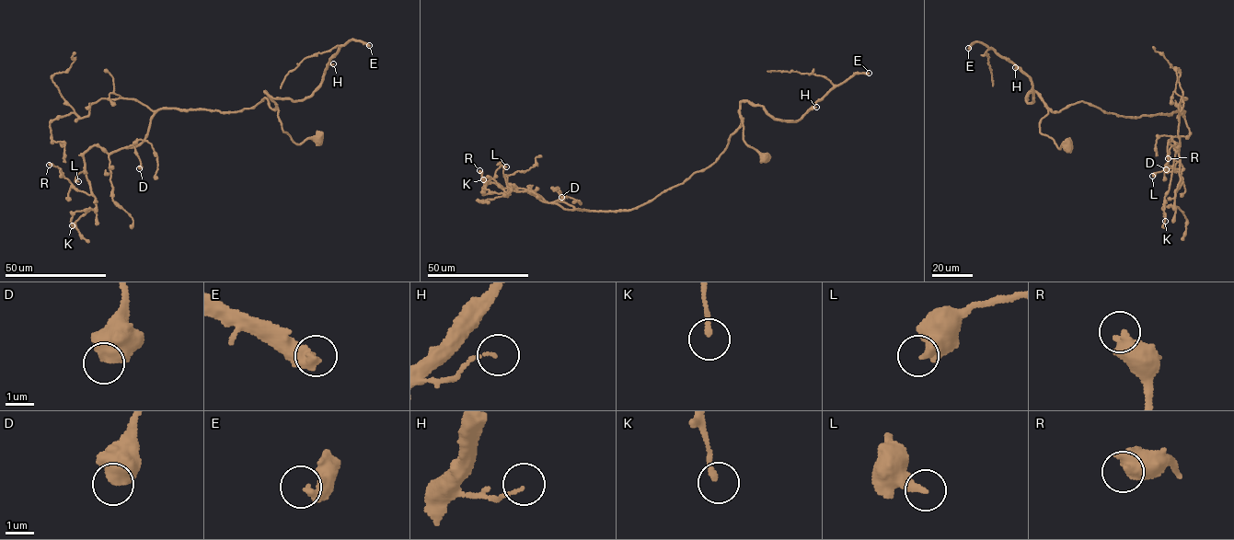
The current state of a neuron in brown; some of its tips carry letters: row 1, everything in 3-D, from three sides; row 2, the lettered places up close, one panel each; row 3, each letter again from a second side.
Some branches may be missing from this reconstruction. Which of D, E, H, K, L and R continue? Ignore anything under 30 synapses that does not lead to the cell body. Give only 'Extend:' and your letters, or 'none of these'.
Extend: E

